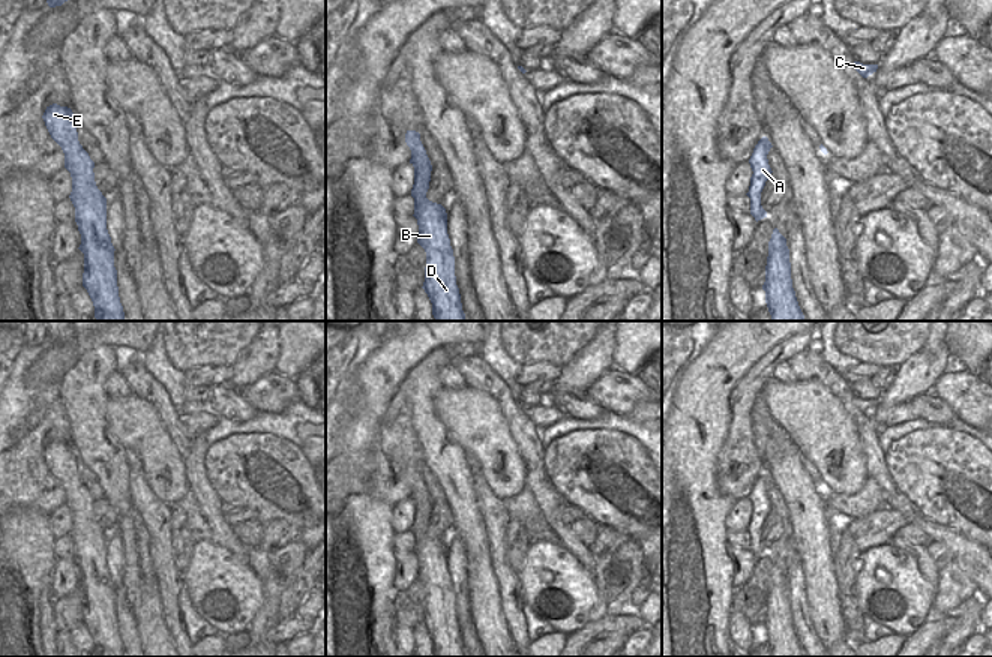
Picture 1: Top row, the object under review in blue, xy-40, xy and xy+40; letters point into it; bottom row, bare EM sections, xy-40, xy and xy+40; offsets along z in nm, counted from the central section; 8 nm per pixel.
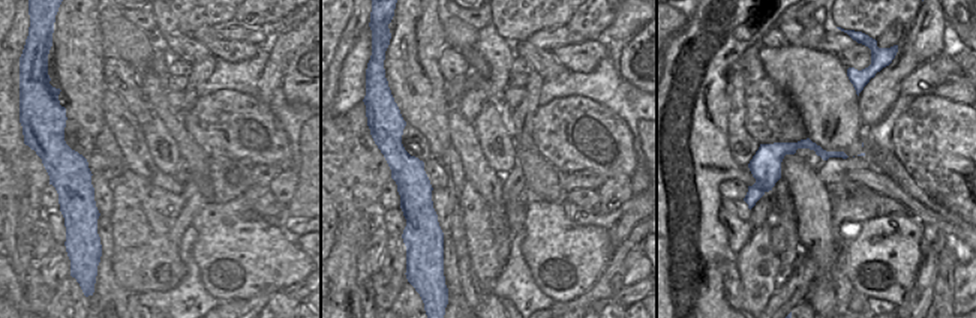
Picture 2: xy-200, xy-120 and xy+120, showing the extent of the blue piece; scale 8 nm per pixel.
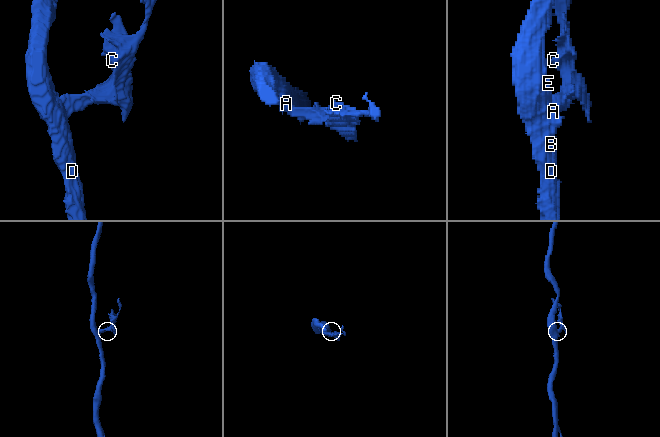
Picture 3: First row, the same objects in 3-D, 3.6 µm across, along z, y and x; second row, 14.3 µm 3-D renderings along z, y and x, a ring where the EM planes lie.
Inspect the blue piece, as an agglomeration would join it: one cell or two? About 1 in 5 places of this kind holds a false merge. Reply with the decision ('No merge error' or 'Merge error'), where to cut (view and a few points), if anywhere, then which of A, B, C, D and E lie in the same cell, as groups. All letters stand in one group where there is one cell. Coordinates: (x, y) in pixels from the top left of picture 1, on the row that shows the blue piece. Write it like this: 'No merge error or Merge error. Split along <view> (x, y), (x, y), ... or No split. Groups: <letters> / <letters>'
Merge error. Split along xy+40 (751, 197), (755, 200), (757, 209), (766, 215). Groups: A C / B D E.

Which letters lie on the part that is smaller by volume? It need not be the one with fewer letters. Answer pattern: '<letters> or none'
A, C.

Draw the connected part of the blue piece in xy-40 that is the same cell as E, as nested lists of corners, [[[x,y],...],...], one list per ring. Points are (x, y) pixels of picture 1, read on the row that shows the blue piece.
[[[53,104],[42,116],[51,138],[65,153],[72,177],[69,195],[84,254],[83,286],[87,290],[96,321],[126,321],[119,297],[114,246],[107,230],[107,198],[95,182],[95,162],[78,141],[77,118],[71,108]]]

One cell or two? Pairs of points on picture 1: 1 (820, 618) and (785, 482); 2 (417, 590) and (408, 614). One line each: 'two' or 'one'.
1: one
2: one

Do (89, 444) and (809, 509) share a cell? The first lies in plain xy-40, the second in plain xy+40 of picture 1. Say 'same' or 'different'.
same

